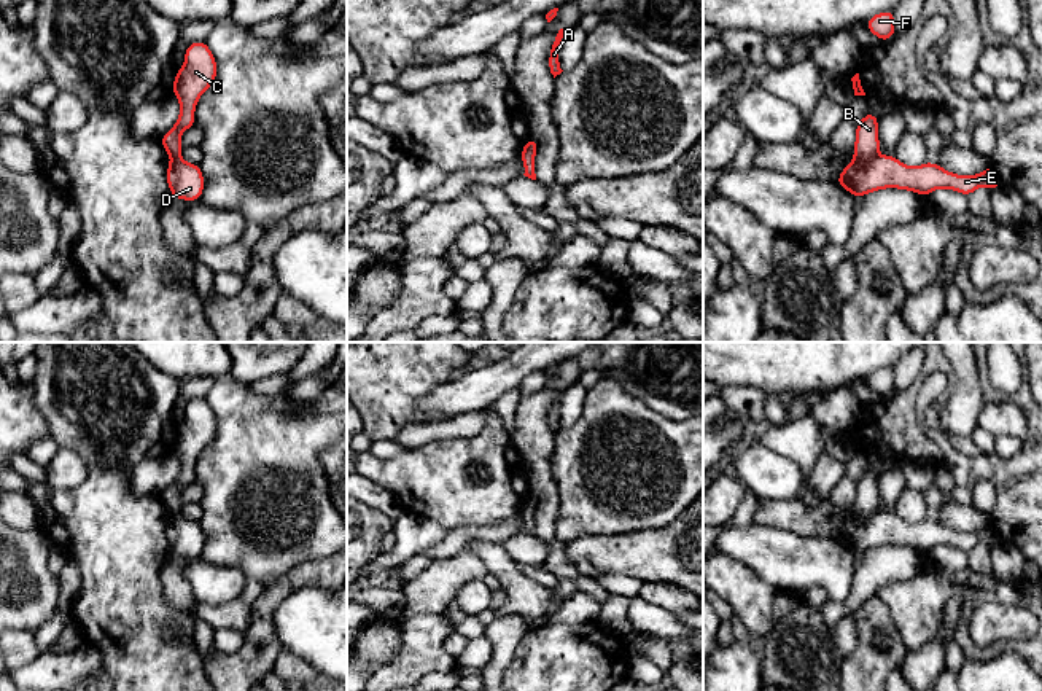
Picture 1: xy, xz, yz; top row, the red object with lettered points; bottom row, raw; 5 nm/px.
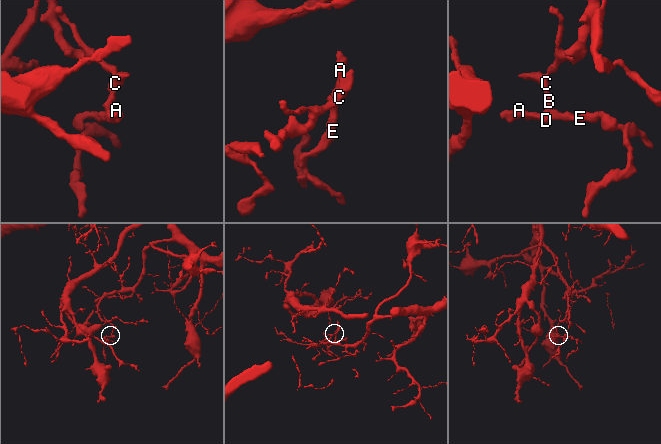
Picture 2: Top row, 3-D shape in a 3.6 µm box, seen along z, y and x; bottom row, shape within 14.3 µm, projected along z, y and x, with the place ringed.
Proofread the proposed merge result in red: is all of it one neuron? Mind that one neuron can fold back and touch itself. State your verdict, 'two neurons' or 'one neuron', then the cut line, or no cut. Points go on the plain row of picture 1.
two neurons | yz (875, 511), (870, 516), (856, 515)

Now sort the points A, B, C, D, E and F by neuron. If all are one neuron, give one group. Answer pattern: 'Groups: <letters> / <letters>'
Groups: A D E / B C F

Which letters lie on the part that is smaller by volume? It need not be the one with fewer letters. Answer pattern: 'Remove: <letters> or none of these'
Remove: A, D, E

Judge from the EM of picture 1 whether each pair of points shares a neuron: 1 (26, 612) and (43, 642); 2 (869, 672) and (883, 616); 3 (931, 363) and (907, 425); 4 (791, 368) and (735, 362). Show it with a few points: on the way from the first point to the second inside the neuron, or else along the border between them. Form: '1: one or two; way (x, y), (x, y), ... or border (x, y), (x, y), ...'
1: two; border (58, 609), (34, 634)
2: one; way (866, 658), (866, 634), (869, 631)
3: one; way (920, 379), (907, 397), (907, 409)
4: one; way (777, 362), (750, 362)

